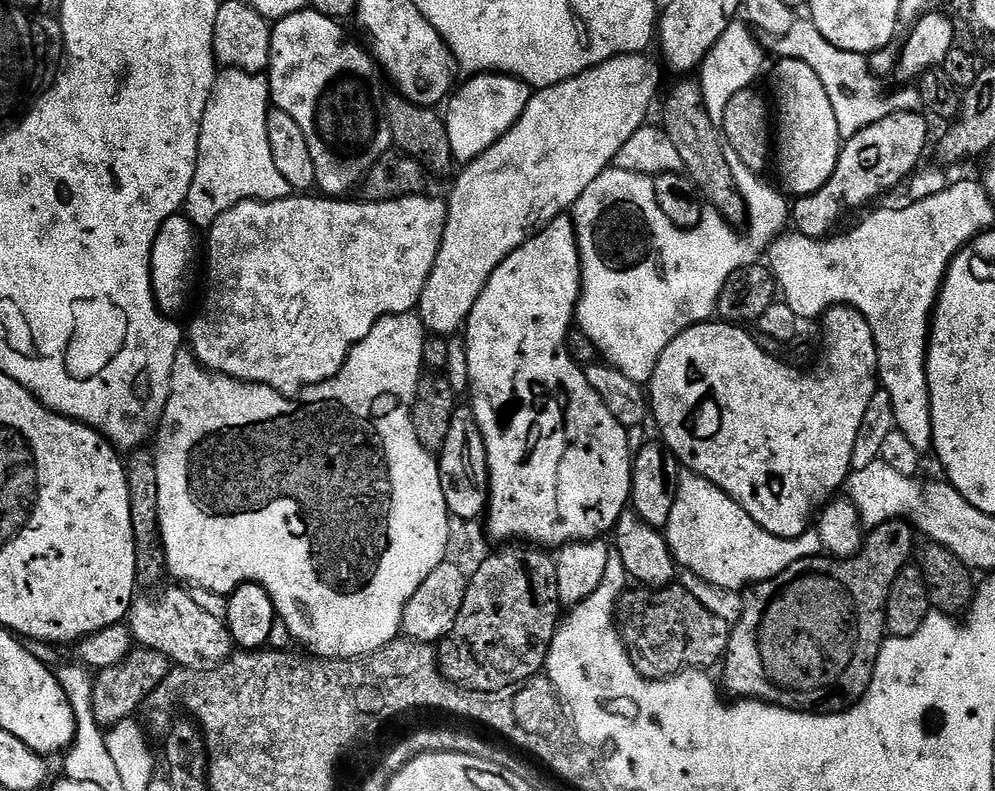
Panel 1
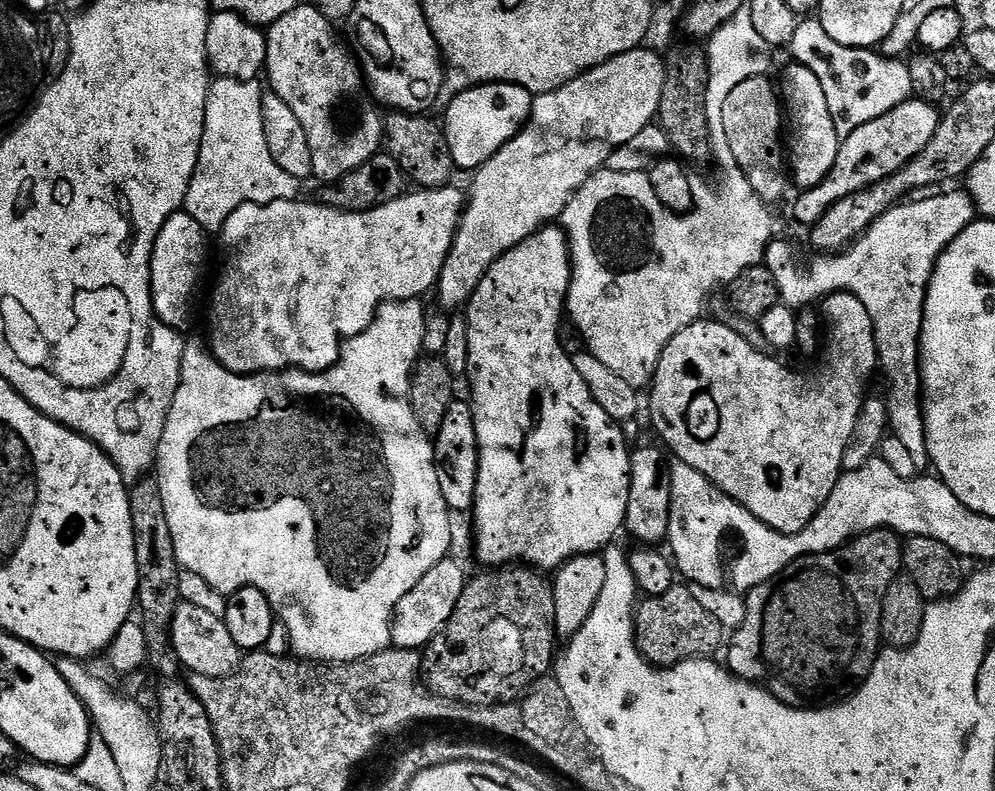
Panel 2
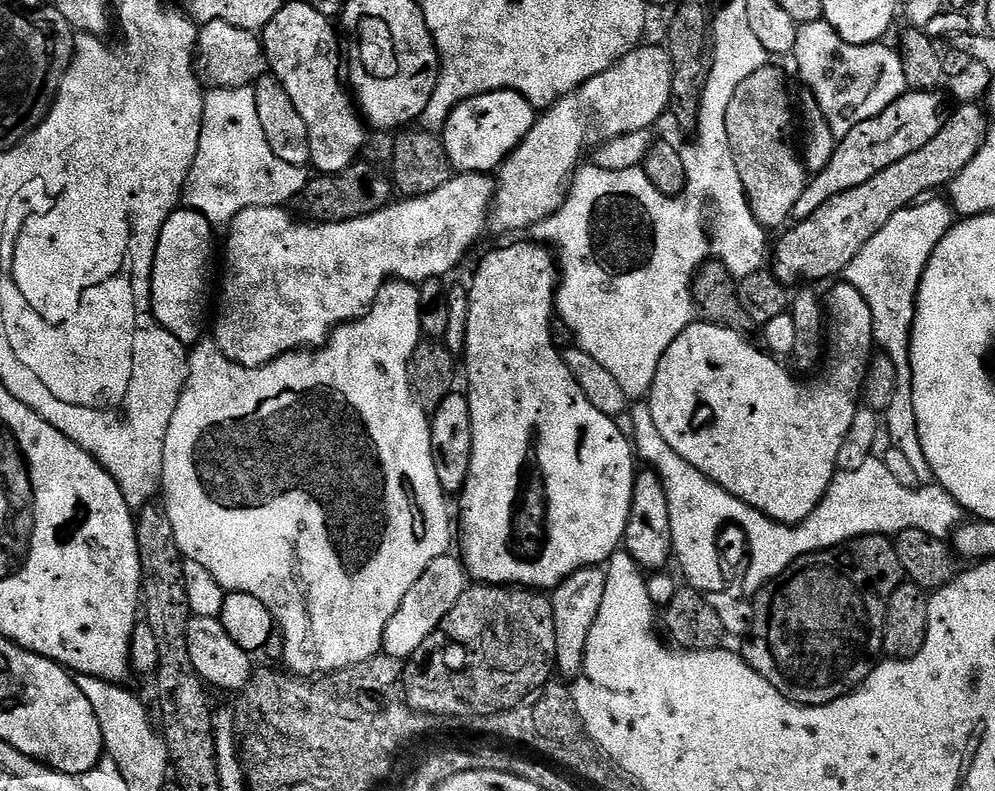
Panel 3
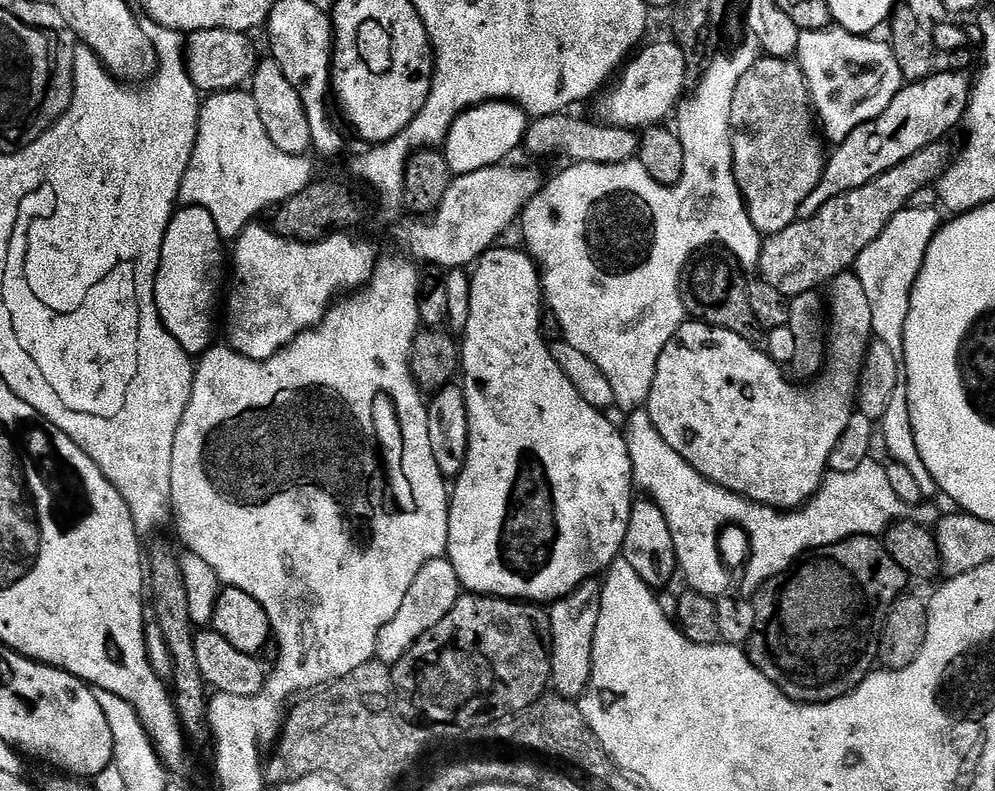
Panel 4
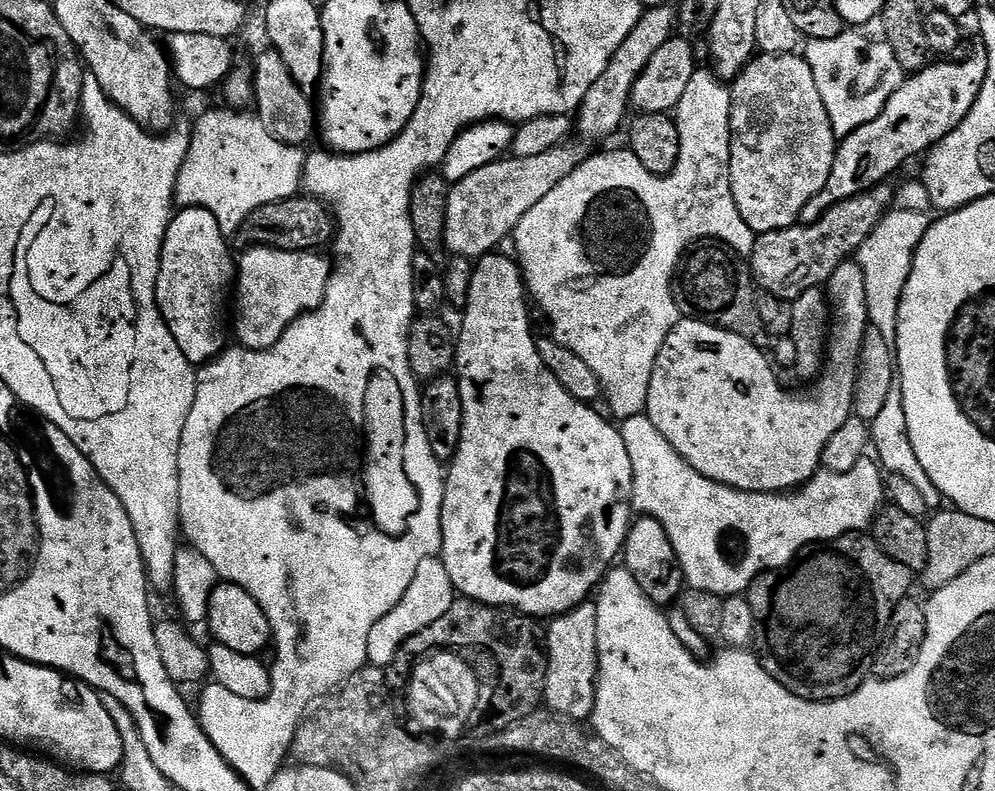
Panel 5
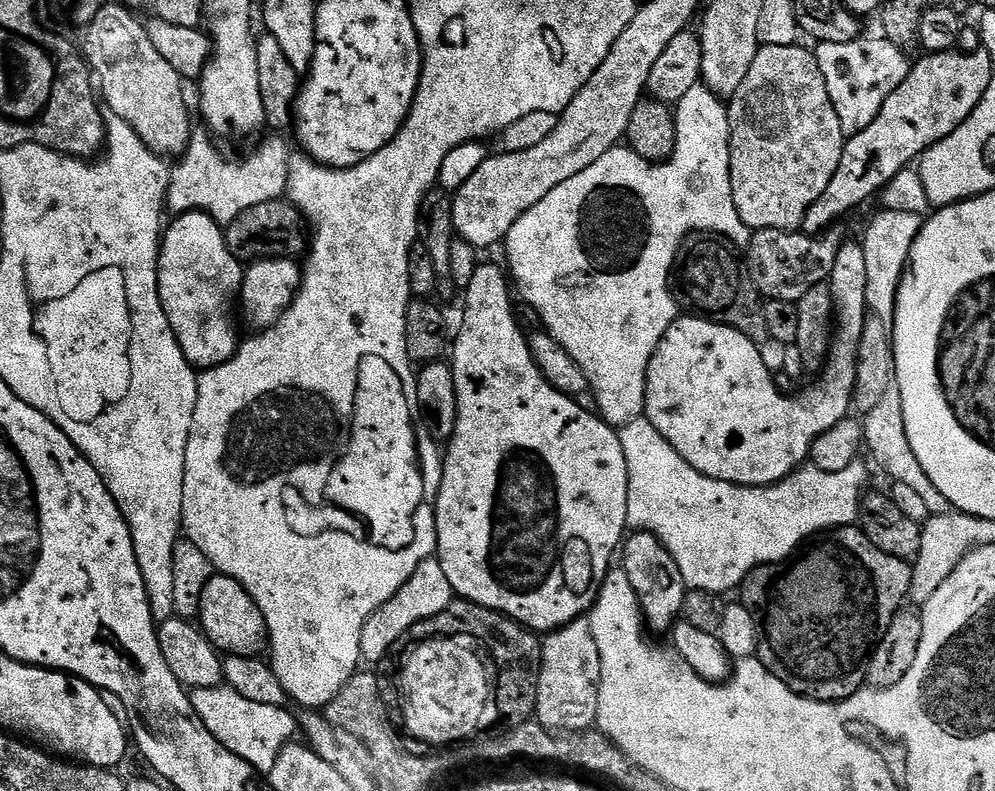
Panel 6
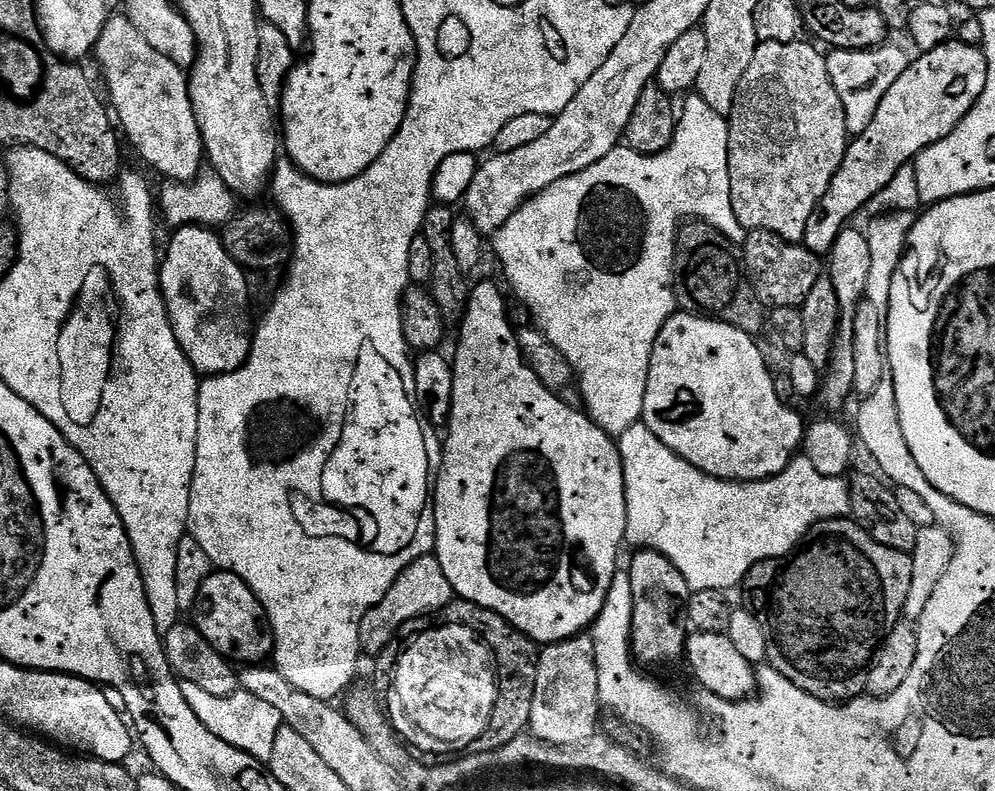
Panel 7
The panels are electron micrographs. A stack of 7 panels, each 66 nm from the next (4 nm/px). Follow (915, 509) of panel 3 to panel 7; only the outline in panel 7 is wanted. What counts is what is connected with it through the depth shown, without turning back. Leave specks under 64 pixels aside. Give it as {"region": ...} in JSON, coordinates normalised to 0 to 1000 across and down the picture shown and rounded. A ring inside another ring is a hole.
{"region":[[[646,534],[633,539],[633,544],[629,544],[621,552],[621,565],[623,578],[625,579],[625,594],[627,595],[627,613],[629,614],[629,675],[628,684],[635,683],[635,693],[646,695],[655,693],[658,698],[664,698],[669,707],[681,721],[681,726],[685,726],[685,731],[689,731],[692,745],[695,748],[705,748],[706,746],[718,746],[719,748],[728,748],[739,741],[747,740],[748,728],[760,713],[765,713],[767,708],[783,708],[786,703],[791,703],[805,683],[820,662],[825,662],[827,657],[847,657],[855,649],[856,631],[854,630],[854,619],[852,618],[853,608],[848,602],[831,602],[830,599],[822,599],[822,594],[818,594],[818,588],[814,585],[814,579],[810,579],[806,574],[797,576],[796,583],[790,589],[790,594],[786,594],[786,599],[775,602],[772,607],[724,607],[720,602],[712,602],[706,594],[702,594],[697,589],[693,589],[693,584],[689,584],[681,574],[677,574],[677,569],[673,569],[673,564],[669,564],[661,554],[661,549],[657,549]]]}

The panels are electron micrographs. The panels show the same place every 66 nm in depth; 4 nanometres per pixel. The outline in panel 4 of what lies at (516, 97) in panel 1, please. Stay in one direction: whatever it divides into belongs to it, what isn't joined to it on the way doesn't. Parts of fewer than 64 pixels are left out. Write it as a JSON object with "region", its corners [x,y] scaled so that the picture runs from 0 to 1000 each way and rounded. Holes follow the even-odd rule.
{"region":[[[491,126],[468,139],[452,159],[452,169],[446,176],[444,191],[452,215],[458,221],[472,220],[476,215],[508,206],[518,187],[527,180],[533,148],[519,131],[509,126]]]}

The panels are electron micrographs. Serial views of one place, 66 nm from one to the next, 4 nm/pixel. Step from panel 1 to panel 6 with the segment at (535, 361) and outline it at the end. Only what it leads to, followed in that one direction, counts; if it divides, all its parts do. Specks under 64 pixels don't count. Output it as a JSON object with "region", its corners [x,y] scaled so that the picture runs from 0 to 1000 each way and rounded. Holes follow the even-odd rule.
{"region":[[[483,332],[478,340],[476,351],[472,351],[472,362],[465,370],[467,384],[466,406],[462,410],[462,421],[460,421],[459,425],[457,421],[456,434],[452,440],[452,459],[454,461],[454,472],[456,473],[456,493],[460,498],[460,534],[456,539],[456,549],[454,550],[454,555],[450,558],[448,570],[444,576],[442,623],[438,626],[436,633],[438,640],[438,703],[444,716],[444,722],[448,726],[448,731],[452,731],[452,741],[459,755],[471,759],[474,764],[482,764],[484,767],[491,769],[497,774],[504,774],[506,779],[520,784],[522,789],[526,789],[528,794],[540,802],[550,802],[559,798],[560,794],[568,794],[573,786],[582,784],[588,776],[594,775],[596,764],[599,762],[600,756],[603,753],[603,743],[607,738],[607,733],[611,728],[613,719],[616,717],[615,702],[617,702],[618,698],[620,702],[621,694],[628,681],[629,669],[631,668],[631,601],[629,599],[629,574],[625,574],[625,559],[623,558],[623,549],[620,542],[609,535],[609,532],[604,531],[598,520],[592,518],[592,521],[590,521],[590,518],[583,512],[584,507],[582,504],[557,493],[557,488],[553,488],[553,483],[549,483],[549,478],[543,472],[541,463],[537,458],[537,453],[533,448],[533,437],[531,436],[531,426],[528,416],[523,416],[523,410],[519,406],[518,397],[515,396],[515,374],[517,379],[517,369],[513,363],[513,354],[509,348],[508,340],[504,338],[504,335],[503,339],[498,334]]]}

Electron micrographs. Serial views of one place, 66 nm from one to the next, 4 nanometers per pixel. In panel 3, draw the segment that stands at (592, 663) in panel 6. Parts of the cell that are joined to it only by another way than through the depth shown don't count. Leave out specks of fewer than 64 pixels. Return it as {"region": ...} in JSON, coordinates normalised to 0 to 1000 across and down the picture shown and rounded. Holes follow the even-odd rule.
{"region":[[[606,717],[586,718],[569,731],[554,750],[557,766],[557,802],[559,803],[558,848],[572,857],[582,855],[589,832],[589,807],[593,807],[593,791],[601,781],[601,766],[605,766],[605,751],[609,751],[609,722]]]}

